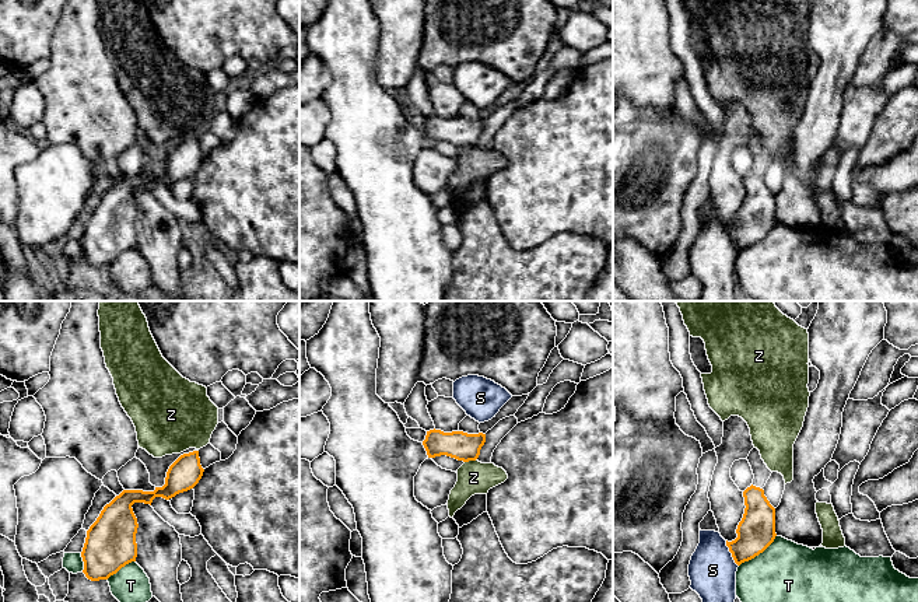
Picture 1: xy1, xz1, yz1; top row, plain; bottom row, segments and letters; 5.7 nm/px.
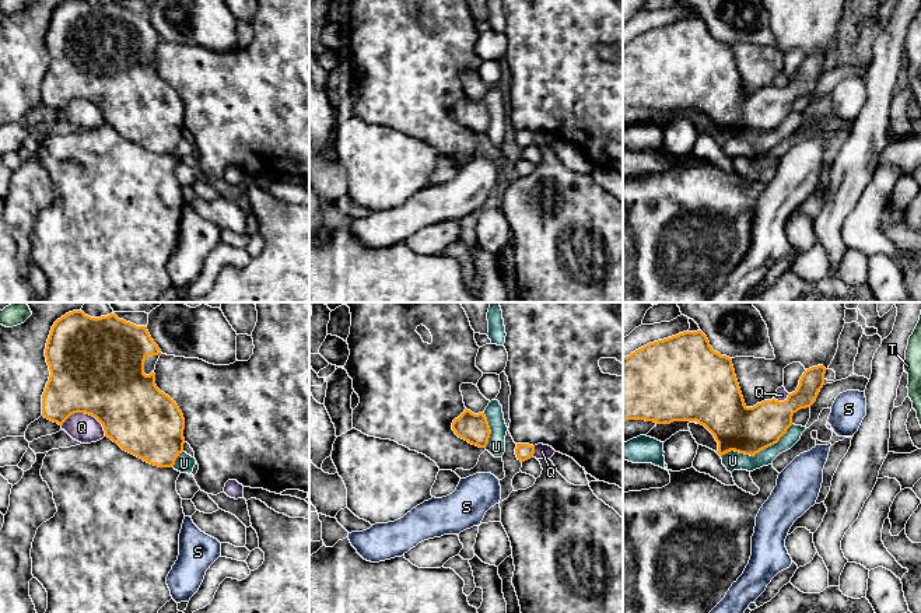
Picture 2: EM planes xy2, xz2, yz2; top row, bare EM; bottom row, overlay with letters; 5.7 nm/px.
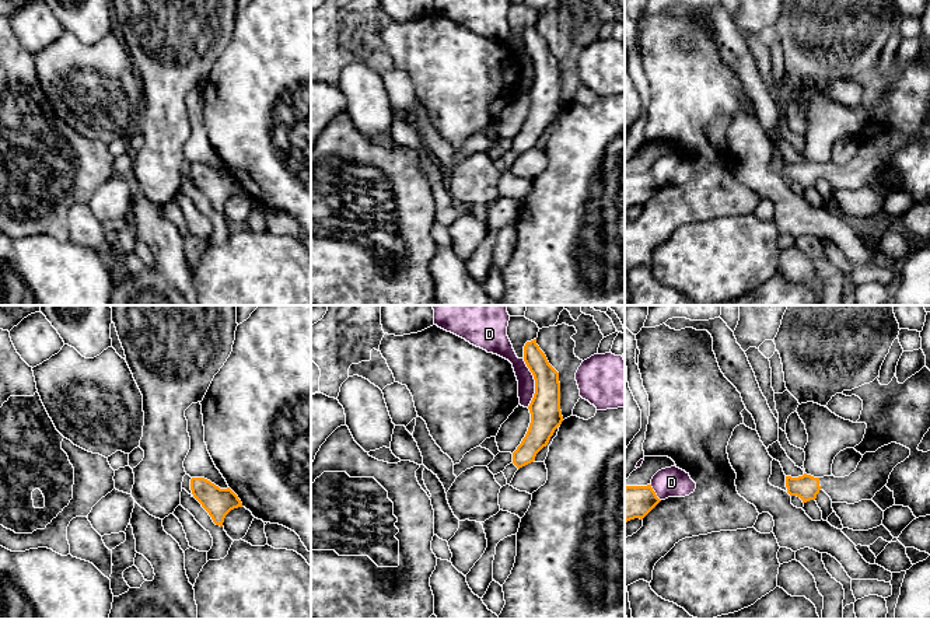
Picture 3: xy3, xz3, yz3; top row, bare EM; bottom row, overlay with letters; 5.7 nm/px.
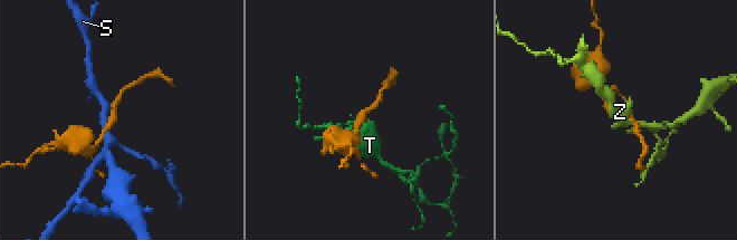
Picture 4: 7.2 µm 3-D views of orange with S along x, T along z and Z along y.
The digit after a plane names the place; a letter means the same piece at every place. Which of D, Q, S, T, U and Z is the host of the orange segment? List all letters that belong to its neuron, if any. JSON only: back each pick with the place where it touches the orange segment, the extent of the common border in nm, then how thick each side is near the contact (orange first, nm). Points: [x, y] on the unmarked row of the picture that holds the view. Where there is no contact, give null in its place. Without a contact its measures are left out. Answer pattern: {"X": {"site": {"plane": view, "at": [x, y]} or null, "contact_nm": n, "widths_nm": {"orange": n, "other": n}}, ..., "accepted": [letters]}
{"accepted": []}

